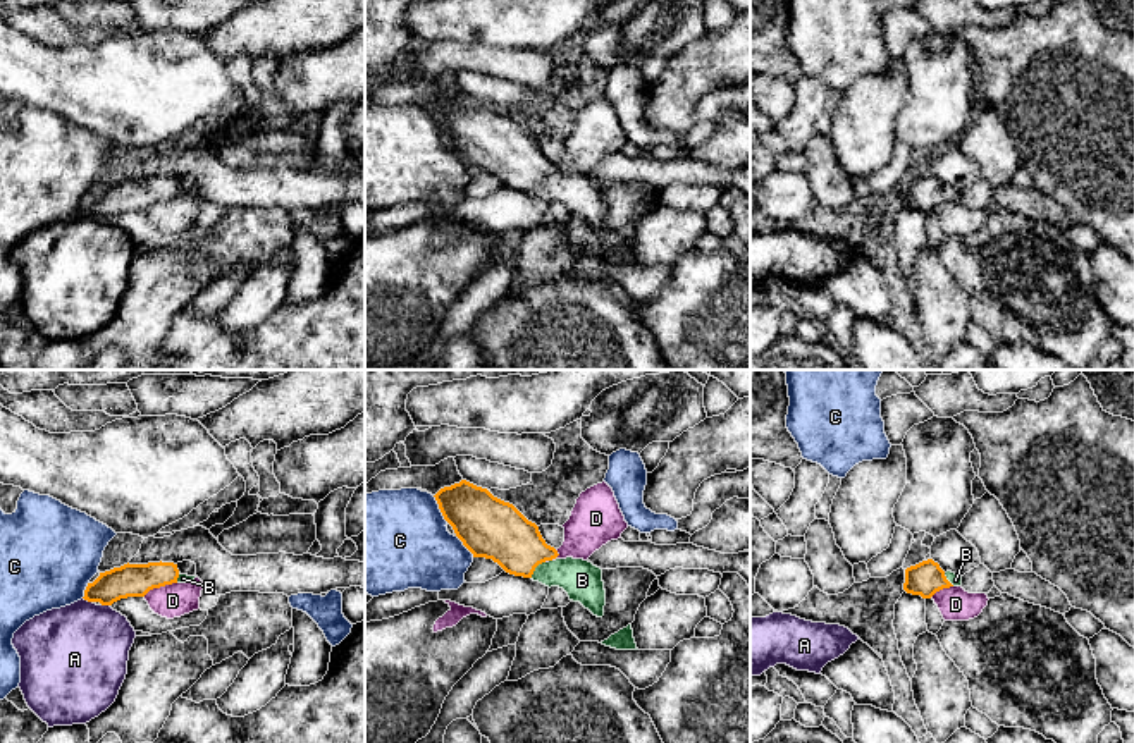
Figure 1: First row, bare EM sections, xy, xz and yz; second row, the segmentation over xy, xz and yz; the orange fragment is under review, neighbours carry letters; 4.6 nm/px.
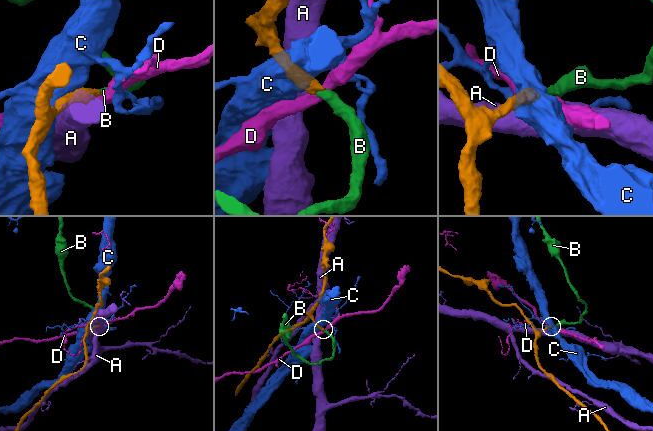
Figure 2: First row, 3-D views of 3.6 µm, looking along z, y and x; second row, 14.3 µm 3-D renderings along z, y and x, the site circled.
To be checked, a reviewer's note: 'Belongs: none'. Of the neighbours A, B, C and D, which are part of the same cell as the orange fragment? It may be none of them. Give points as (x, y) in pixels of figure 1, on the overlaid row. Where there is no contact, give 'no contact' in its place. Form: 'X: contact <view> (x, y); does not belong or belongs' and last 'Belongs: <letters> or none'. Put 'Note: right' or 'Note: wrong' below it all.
A: contact xy (88, 601); does not belong
B: contact xz (536, 566); belongs
C: contact xz (439, 508); does not belong
D: contact xy (159, 587); does not belong
Belongs: B
Note: wrong

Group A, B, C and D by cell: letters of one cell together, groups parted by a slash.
A / B / C / D

